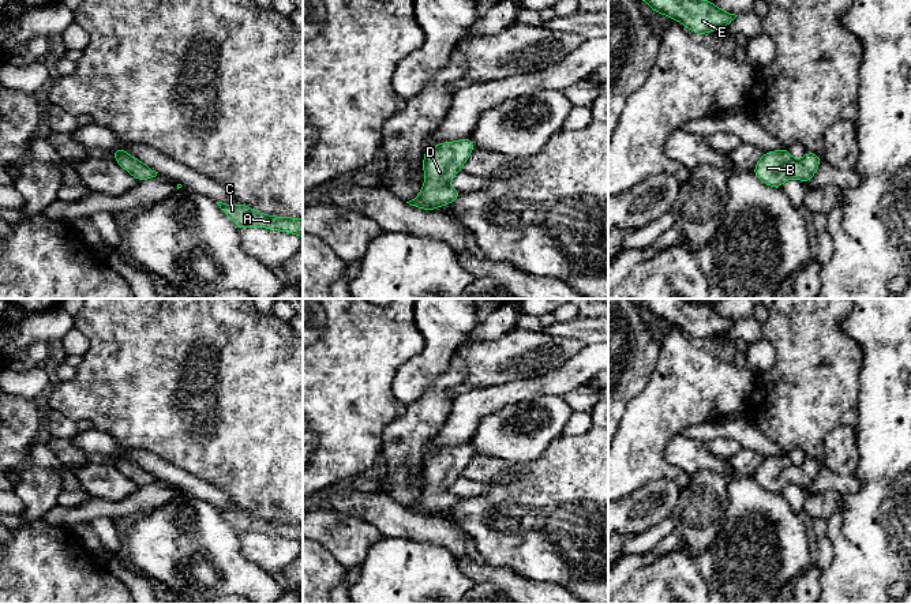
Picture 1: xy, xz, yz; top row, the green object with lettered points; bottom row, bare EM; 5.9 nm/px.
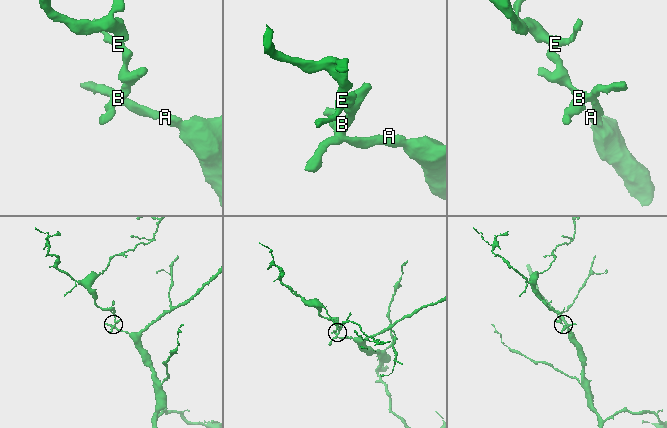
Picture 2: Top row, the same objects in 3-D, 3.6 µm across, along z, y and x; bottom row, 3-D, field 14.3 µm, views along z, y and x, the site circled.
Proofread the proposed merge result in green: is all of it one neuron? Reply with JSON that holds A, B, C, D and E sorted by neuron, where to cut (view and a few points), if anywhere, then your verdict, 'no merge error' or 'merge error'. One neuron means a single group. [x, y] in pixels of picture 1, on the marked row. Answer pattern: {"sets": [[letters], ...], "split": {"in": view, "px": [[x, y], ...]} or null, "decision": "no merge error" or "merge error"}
{"sets": [["A", "B", "C", "D", "E"]], "split": null, "decision": "no merge error"}

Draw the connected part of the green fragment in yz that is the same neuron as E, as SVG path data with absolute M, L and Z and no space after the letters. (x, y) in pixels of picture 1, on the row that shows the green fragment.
M644 0L653 12L679 20L693 33L705 34L728 26L738 15L724 12L706 0Z

